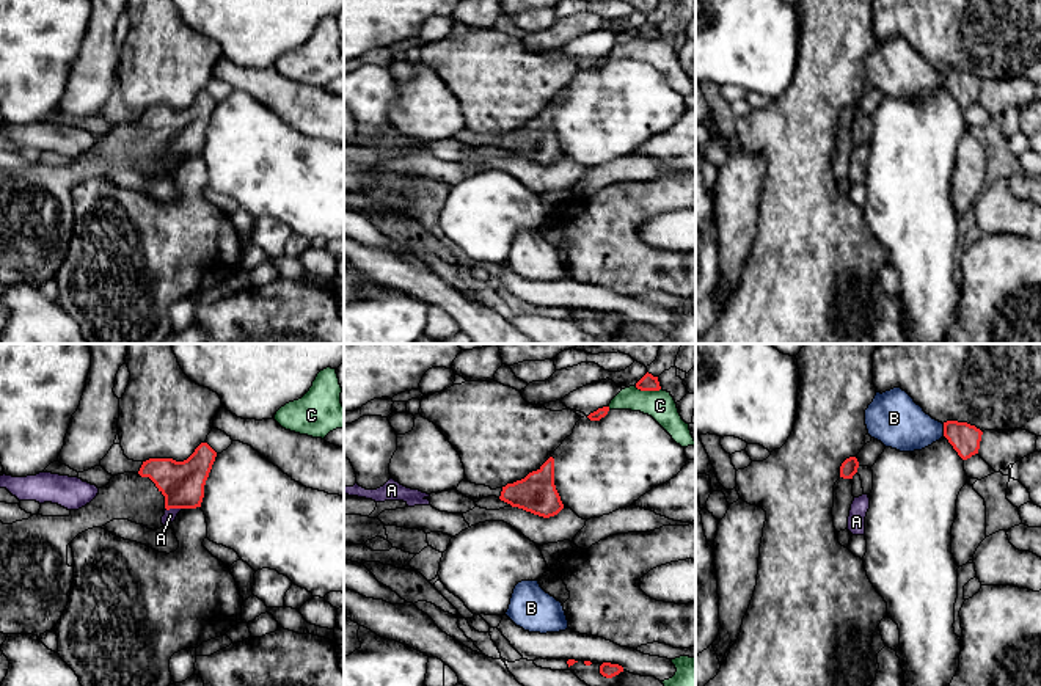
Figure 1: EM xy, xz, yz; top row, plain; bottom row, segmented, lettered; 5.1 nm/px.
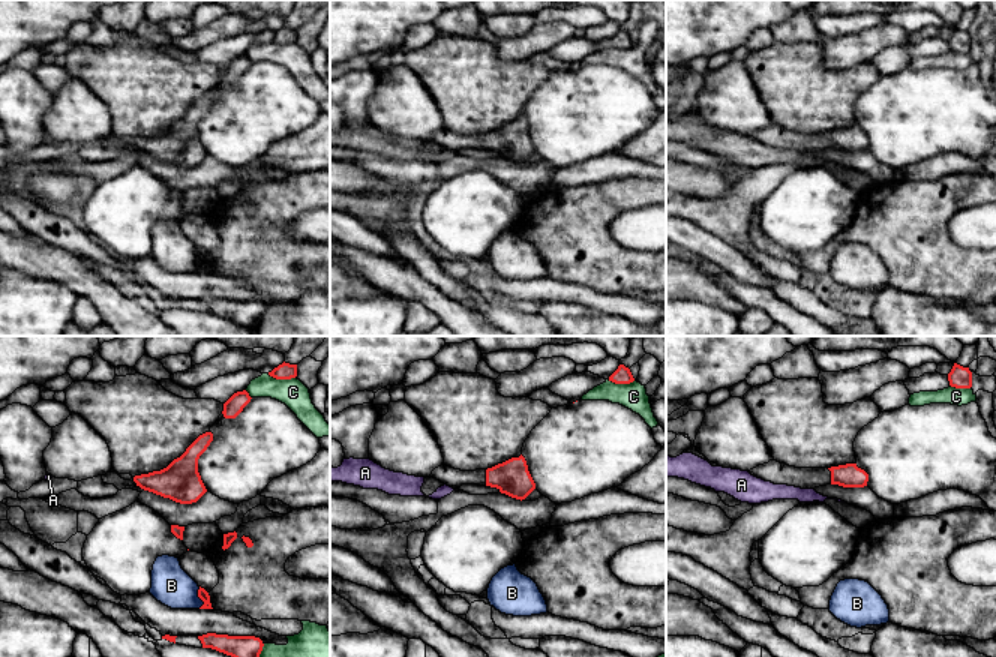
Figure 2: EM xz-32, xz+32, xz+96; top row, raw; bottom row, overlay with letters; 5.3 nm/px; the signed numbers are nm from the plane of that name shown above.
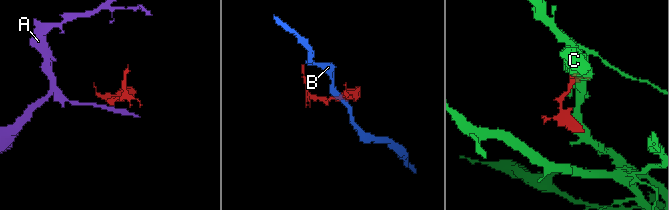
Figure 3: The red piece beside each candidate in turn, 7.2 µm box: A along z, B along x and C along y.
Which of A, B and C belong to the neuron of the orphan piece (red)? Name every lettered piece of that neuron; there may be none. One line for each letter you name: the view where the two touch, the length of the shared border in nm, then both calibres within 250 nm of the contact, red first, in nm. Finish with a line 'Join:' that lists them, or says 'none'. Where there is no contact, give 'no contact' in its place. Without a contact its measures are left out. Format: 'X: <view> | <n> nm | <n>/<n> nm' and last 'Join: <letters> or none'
Join: none

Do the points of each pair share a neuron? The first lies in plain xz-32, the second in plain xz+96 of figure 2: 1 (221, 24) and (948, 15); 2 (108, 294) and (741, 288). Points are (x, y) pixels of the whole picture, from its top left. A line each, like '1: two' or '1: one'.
1: two
2: one

